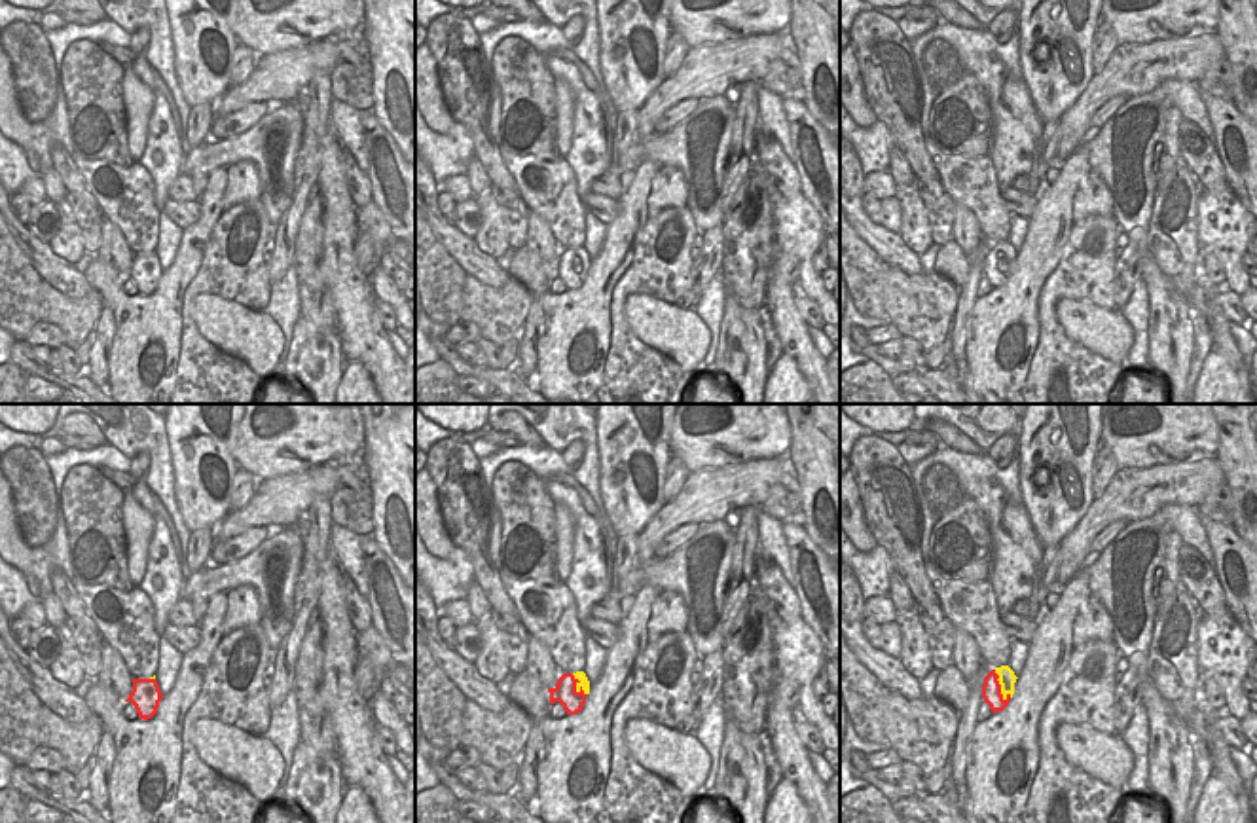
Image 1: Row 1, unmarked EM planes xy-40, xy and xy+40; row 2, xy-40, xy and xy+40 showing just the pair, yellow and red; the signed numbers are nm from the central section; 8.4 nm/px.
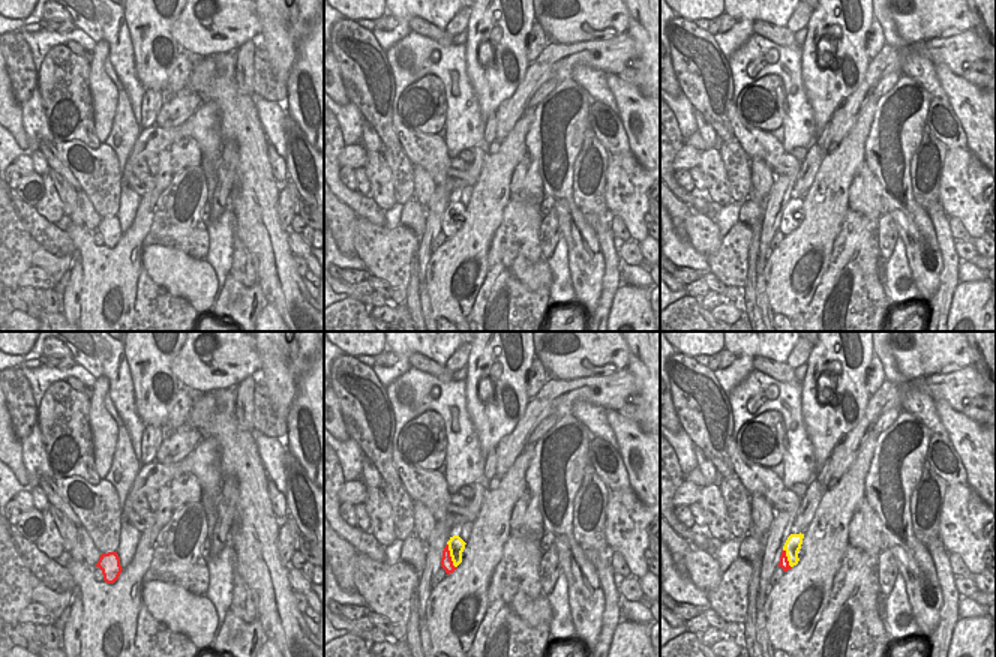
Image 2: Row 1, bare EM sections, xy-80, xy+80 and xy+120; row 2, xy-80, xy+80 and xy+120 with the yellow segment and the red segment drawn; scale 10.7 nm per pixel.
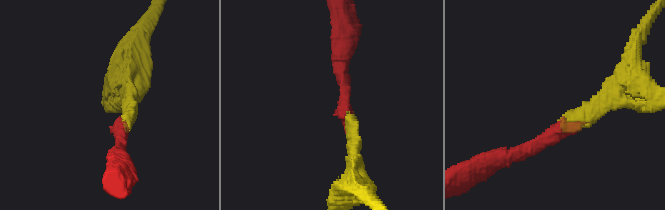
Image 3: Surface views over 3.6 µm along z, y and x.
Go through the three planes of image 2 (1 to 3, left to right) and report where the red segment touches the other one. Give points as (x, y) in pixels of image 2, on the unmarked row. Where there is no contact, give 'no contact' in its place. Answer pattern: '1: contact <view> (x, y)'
1: no contact
2: contact xy+80 (450, 219)
3: contact xy+120 (788, 222)

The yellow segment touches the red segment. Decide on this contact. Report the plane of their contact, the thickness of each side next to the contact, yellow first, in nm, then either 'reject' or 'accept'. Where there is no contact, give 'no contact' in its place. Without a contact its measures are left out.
contact in xy+40; calibres 140 and 160 nm; accept

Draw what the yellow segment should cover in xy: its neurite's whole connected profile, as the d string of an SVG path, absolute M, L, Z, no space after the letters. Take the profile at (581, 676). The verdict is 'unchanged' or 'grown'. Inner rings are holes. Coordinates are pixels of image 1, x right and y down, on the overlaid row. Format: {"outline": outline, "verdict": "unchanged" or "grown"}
{"outline": "M584 671L563 673L557 679L557 685L554 688L548 688L548 692L550 705L554 702L559 702L567 715L576 715L582 711L586 696L590 694L590 681Z", "verdict": "grown"}

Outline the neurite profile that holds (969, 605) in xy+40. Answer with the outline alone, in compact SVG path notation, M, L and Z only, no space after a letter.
M925 563L925 573L946 618L954 628L975 637L982 664L990 671L1009 666L1011 637L1001 622L992 584L942 578L929 563Z

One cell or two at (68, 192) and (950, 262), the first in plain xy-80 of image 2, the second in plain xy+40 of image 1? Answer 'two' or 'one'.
two

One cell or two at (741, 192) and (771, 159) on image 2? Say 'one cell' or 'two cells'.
two cells

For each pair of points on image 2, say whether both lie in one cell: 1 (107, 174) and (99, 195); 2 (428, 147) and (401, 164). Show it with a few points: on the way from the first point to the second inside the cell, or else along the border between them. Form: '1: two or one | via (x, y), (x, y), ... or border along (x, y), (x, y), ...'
1: one | via (102, 179), (102, 191)
2: two | border along (402, 149), (414, 165)

